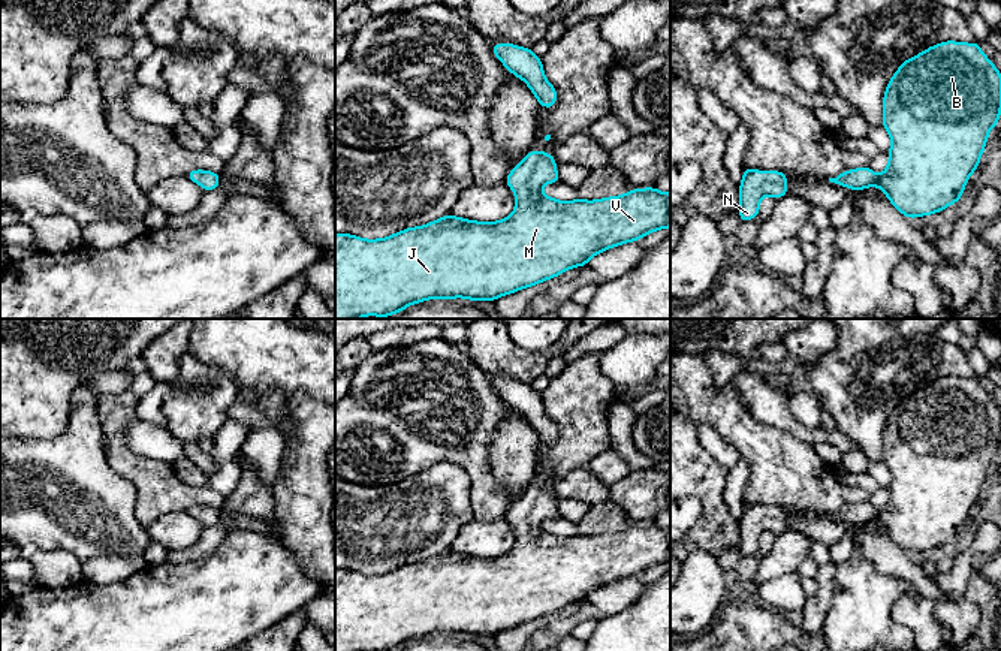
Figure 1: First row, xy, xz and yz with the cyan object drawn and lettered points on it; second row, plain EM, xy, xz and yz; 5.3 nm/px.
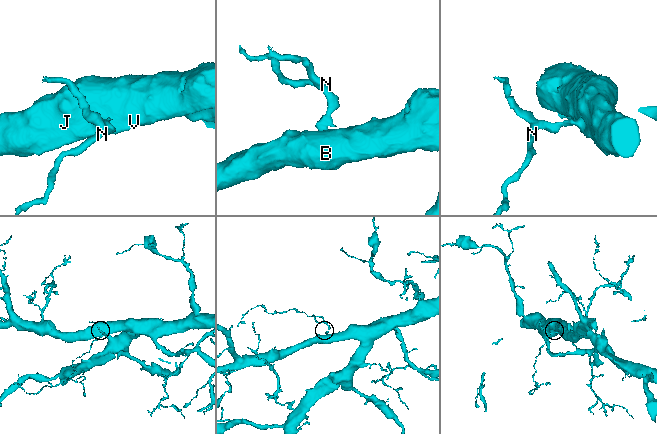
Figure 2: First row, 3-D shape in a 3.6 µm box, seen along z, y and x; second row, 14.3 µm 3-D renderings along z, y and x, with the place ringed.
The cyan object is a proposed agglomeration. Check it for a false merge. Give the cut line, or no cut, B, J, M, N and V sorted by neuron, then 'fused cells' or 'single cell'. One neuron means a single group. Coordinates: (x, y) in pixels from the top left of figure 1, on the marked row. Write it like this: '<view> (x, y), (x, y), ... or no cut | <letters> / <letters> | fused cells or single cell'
no cut | B J M N V | single cell

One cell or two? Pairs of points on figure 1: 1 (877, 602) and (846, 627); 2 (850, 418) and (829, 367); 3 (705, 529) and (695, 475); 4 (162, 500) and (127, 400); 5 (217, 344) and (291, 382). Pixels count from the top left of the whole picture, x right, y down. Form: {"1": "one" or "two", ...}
{"1": "one", "2": "one", "3": "one", "4": "one", "5": "one"}

